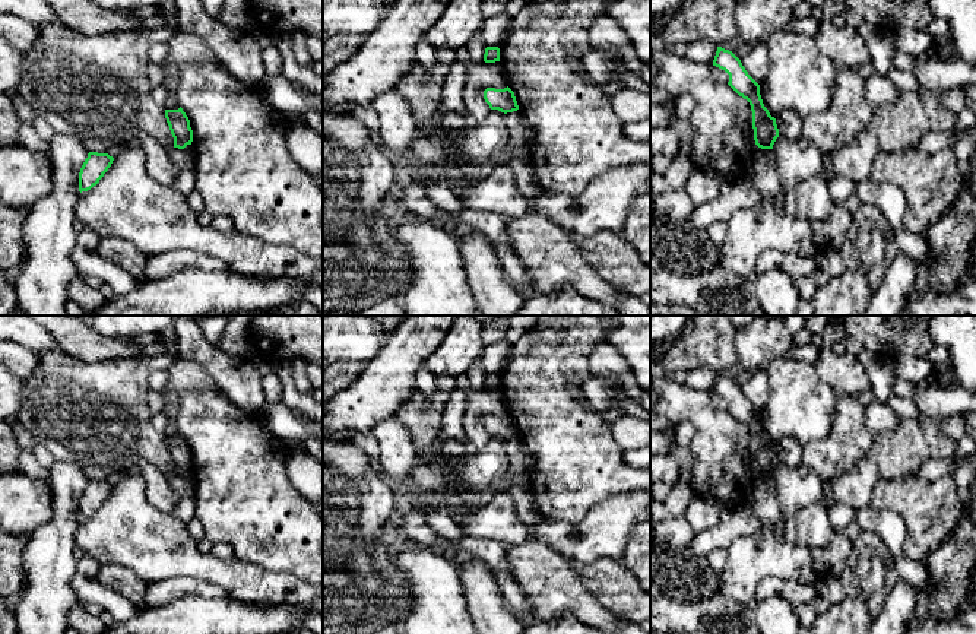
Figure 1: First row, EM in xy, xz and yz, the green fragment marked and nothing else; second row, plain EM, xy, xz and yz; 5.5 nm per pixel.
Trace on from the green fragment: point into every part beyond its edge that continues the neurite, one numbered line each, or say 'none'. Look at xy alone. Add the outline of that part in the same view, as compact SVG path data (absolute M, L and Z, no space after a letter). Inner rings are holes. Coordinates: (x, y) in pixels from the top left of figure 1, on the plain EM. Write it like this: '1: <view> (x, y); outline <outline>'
none

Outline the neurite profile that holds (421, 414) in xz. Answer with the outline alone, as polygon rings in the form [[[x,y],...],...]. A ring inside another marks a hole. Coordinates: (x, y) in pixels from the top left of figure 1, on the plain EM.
[[[416,390],[406,399],[403,408],[394,413],[393,418],[408,428],[416,451],[437,444],[449,397],[450,393],[443,390],[432,394]]]

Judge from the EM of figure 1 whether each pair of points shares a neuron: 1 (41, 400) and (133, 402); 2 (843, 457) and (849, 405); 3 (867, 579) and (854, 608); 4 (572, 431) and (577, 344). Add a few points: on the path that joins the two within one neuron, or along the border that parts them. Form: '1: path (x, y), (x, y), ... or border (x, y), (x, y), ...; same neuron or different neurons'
1: path (65, 402), (110, 402); same neuron
2: path (845, 444), (849, 440), (849, 418); same neuron
3: border (846, 595), (859, 599), (874, 618); different neurons
4: path (558, 409), (558, 365); same neuron

